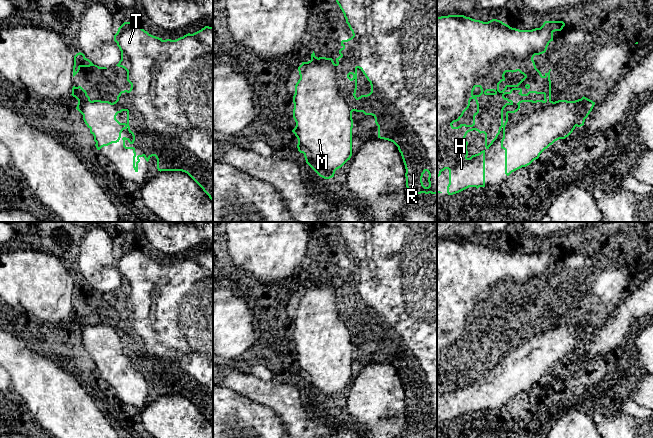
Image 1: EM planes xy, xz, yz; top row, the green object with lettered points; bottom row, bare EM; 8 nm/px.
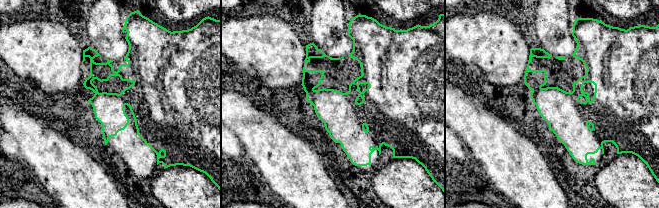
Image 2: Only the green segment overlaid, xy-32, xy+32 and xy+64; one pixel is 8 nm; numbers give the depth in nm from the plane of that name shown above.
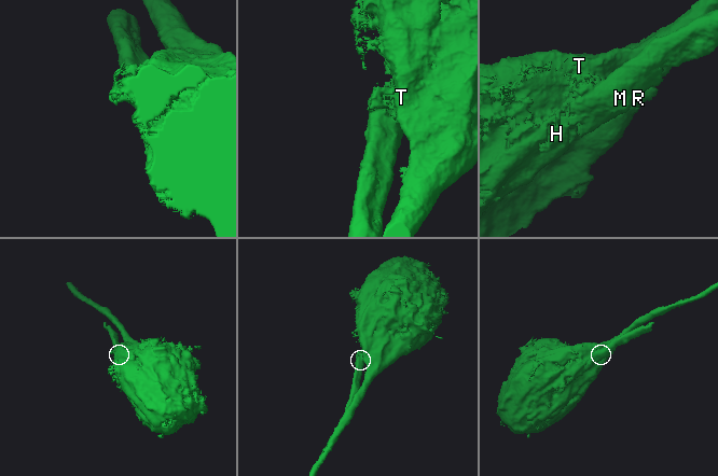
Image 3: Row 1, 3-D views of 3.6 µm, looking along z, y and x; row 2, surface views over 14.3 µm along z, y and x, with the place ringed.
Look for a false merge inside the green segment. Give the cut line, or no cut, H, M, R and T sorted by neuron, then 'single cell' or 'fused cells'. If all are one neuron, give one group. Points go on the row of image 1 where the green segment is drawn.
xy (131, 86), (132, 91), (127, 94), (126, 105), (121, 110) | H R T / M | fused cells

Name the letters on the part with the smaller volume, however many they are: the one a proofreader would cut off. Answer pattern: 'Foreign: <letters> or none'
Foreign: M

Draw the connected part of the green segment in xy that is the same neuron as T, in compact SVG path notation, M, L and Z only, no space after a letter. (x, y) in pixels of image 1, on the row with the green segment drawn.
M124 22L114 35L114 41L121 51L121 60L116 65L127 71L127 81L133 88L132 93L127 94L127 105L122 111L127 112L127 127L132 134L132 143L144 155L148 162L152 156L157 159L158 171L182 171L187 173L213 201L213 27L205 26L201 30L186 34L176 40L153 36L140 26L132 22Z

